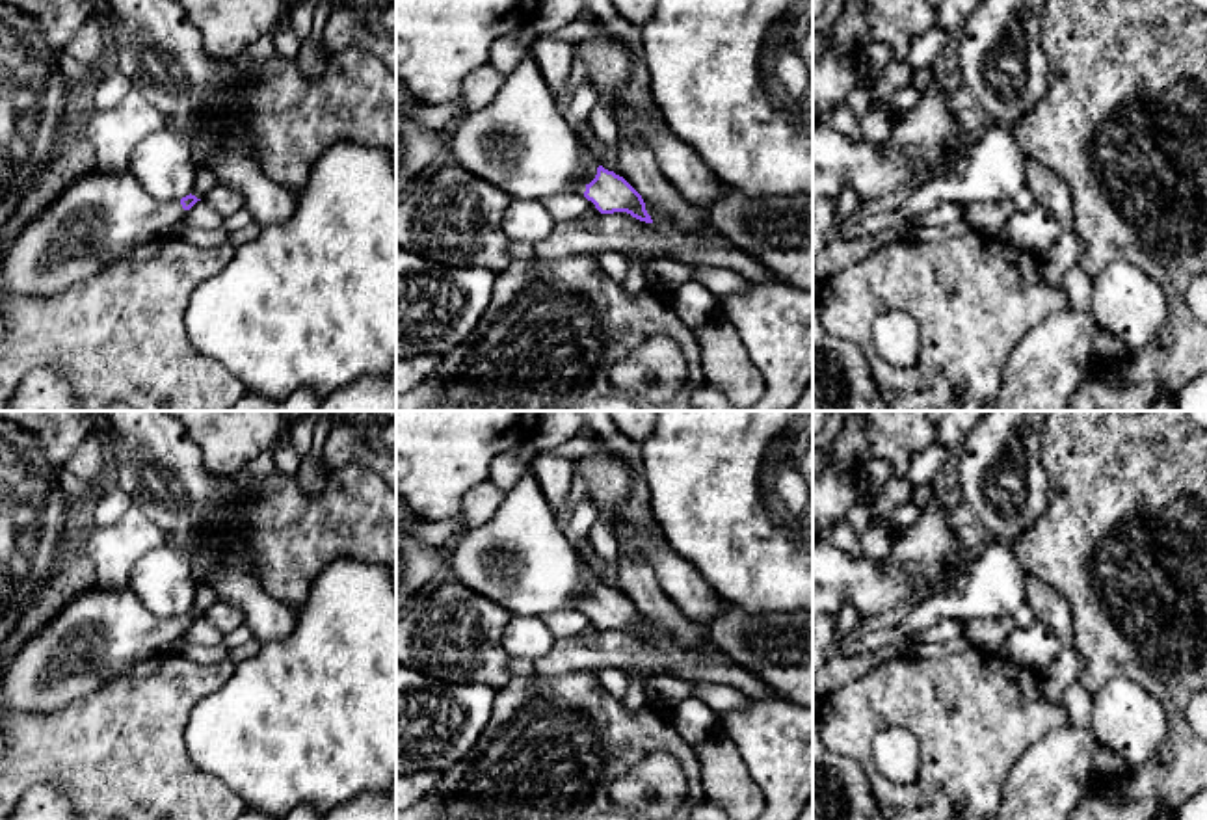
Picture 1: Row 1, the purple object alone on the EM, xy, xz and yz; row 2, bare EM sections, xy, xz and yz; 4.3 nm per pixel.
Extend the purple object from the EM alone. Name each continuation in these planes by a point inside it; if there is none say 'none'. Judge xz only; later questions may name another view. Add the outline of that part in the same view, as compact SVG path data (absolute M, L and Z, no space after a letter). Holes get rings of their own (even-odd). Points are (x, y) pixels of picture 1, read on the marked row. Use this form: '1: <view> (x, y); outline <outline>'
1: xz (521, 142); outline M528 50L487 108L448 128L444 160L511 199L584 195L597 175L597 167L582 162L577 132Z

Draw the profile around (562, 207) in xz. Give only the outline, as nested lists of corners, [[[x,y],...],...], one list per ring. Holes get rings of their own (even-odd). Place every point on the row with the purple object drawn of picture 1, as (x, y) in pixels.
[[[554,193],[541,199],[554,221],[567,221],[584,216],[591,201],[580,193]]]

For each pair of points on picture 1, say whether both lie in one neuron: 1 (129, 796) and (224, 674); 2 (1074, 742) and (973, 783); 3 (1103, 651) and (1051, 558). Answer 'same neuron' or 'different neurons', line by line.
1: same neuron
2: different neurons
3: same neuron

